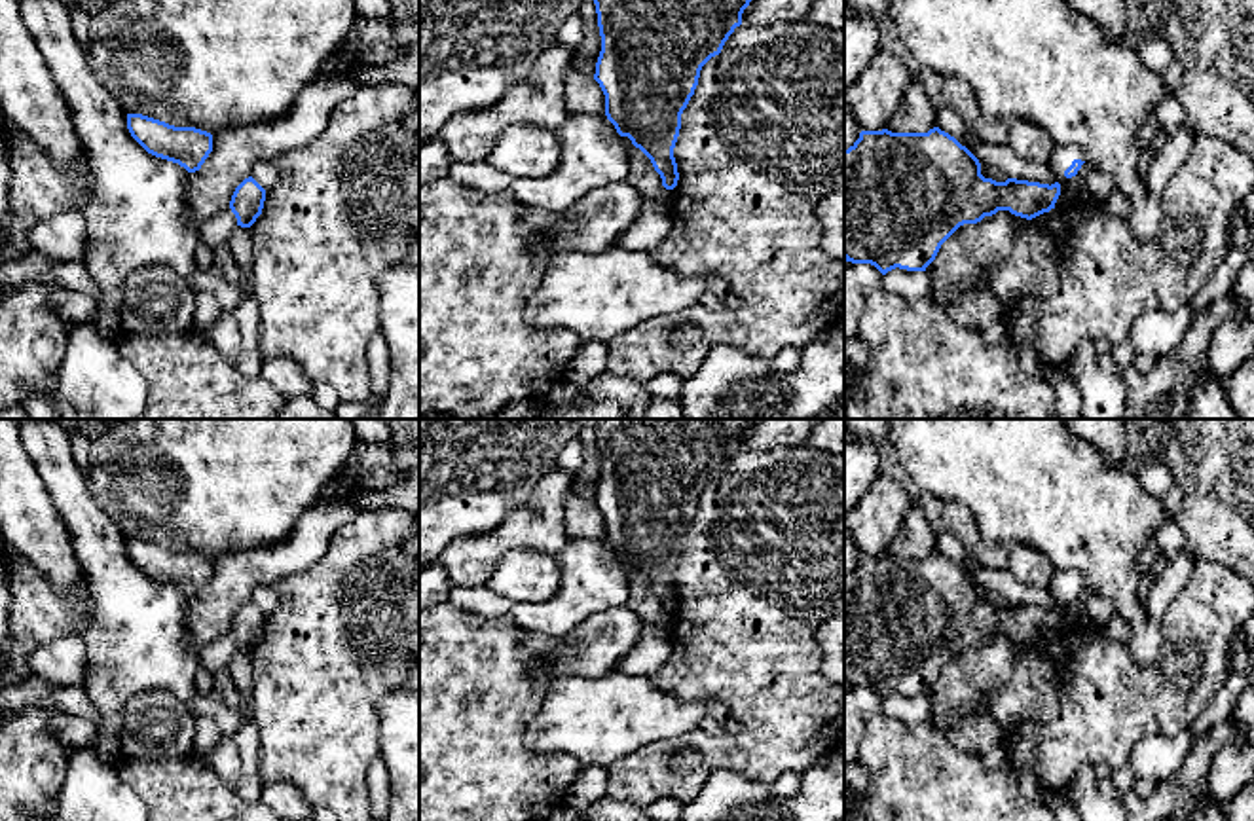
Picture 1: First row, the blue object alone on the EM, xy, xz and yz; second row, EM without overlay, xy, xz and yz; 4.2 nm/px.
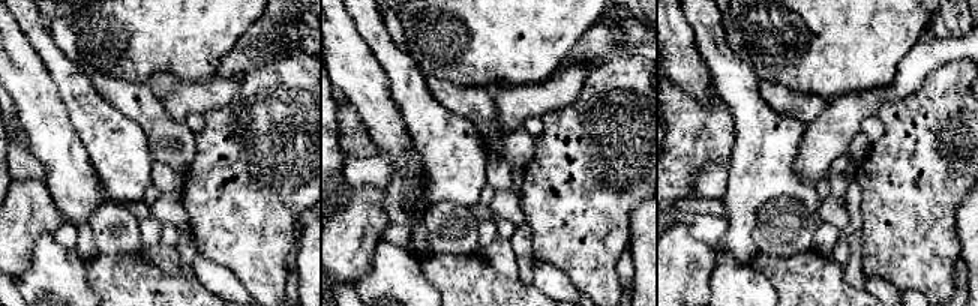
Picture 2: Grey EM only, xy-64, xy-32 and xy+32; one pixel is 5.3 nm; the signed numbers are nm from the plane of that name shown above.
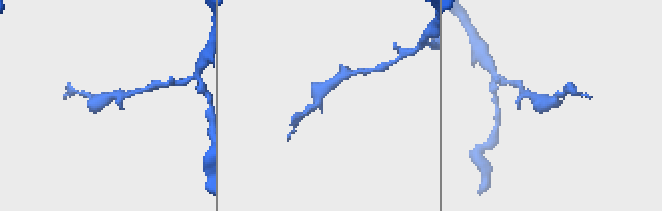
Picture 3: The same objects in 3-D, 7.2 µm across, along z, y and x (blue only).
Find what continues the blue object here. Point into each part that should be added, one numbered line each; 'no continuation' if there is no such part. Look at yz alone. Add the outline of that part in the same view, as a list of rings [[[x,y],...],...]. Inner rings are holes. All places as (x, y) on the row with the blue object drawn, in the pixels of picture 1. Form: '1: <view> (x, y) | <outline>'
1: yz (1065, 154) | [[[1064,144],[1055,148],[1053,167],[1060,182],[1066,180],[1064,171],[1072,165],[1074,159],[1083,161],[1083,152],[1078,144]]]

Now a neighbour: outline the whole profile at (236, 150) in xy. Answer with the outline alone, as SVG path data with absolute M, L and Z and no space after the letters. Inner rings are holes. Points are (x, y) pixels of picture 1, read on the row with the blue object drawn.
M419 42L404 46L391 64L366 63L351 76L319 76L279 119L212 133L212 152L199 171L188 174L190 220L203 224L230 209L235 188L252 176L256 161L273 161L286 150L307 146L341 100L378 83L419 89Z

